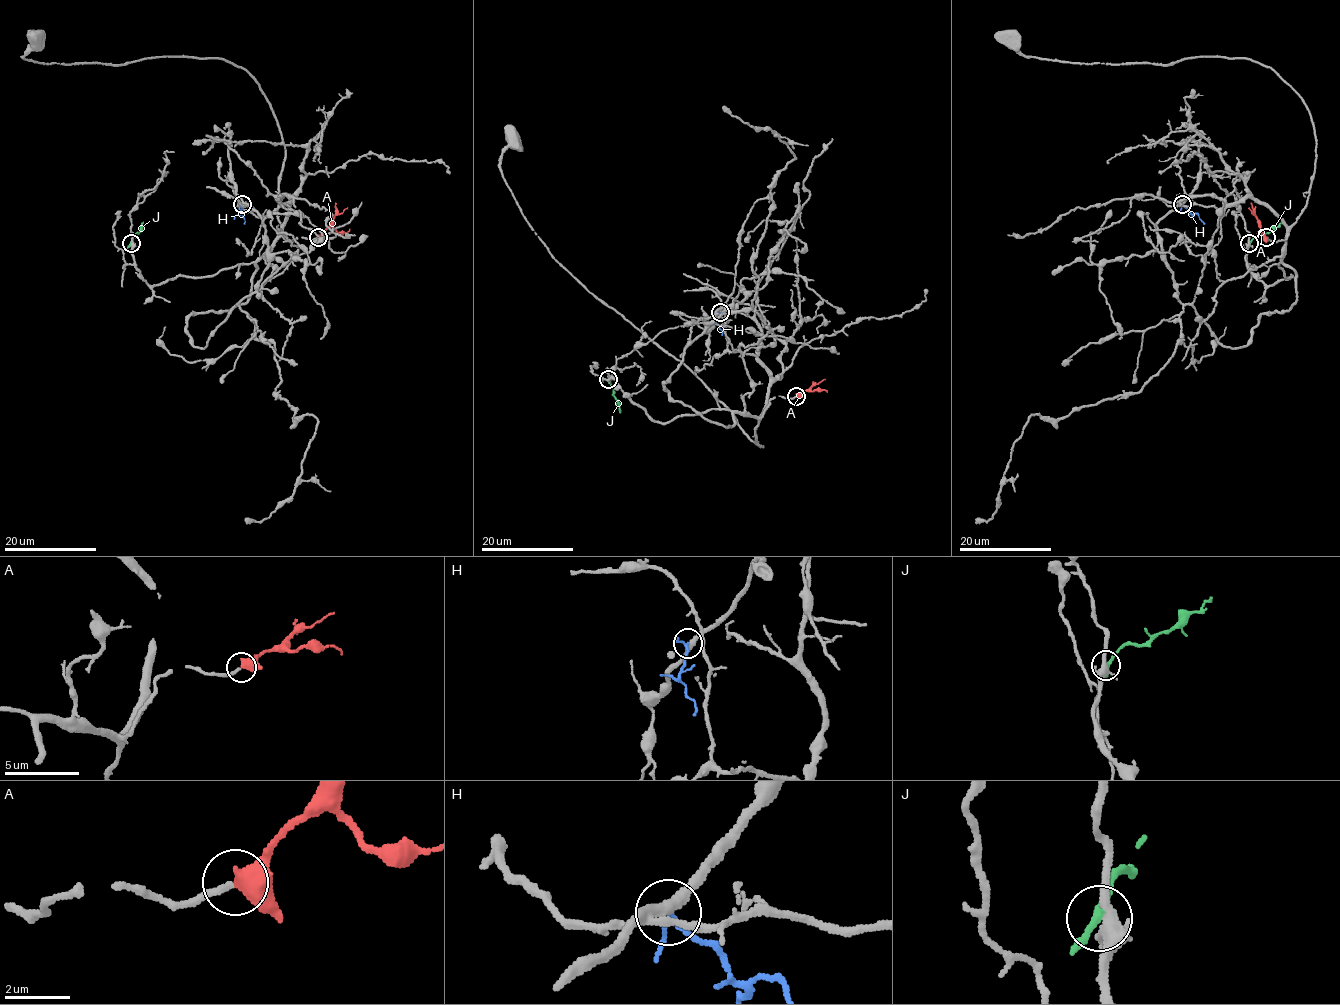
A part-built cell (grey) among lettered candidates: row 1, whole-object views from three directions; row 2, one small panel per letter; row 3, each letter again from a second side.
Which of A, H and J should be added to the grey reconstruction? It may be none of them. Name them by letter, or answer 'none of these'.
A

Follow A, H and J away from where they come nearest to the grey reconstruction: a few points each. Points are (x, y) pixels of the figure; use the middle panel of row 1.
A: (796, 396), (824, 379)
H: (720, 313), (718, 323), (722, 334)
J: (609, 379), (620, 412)

